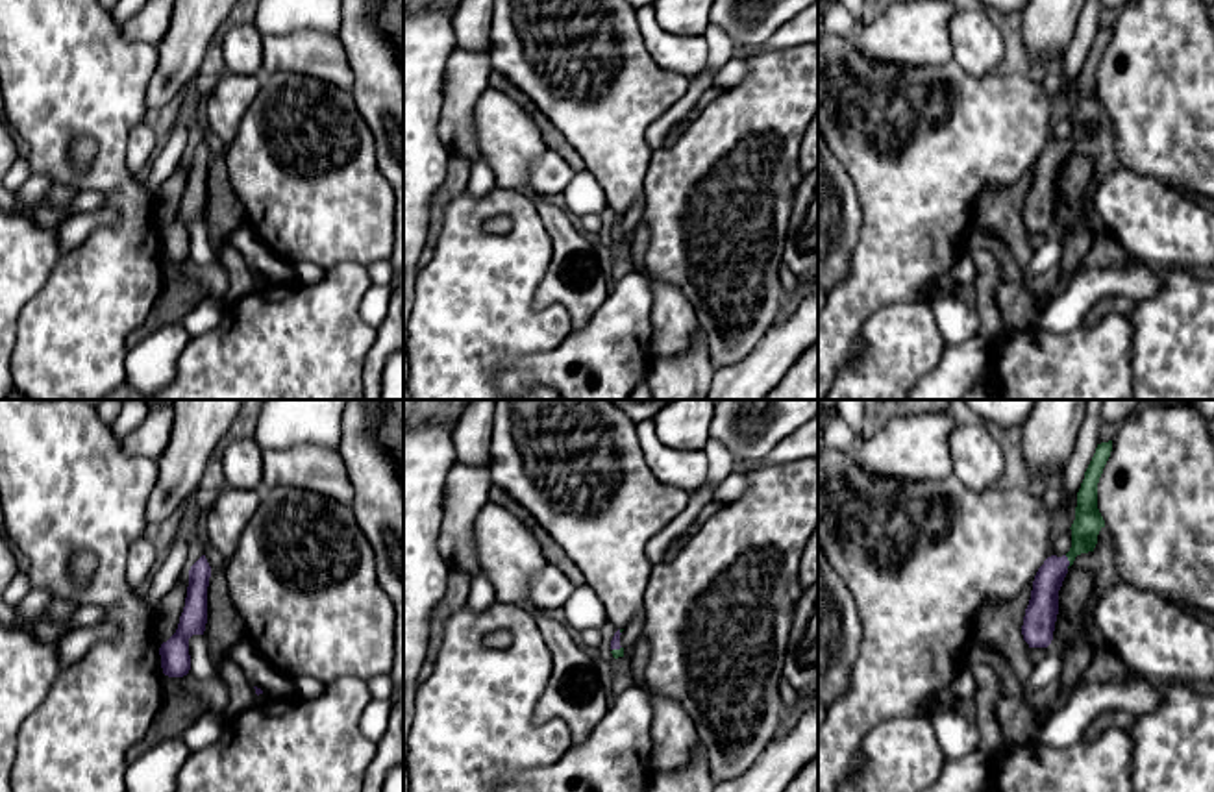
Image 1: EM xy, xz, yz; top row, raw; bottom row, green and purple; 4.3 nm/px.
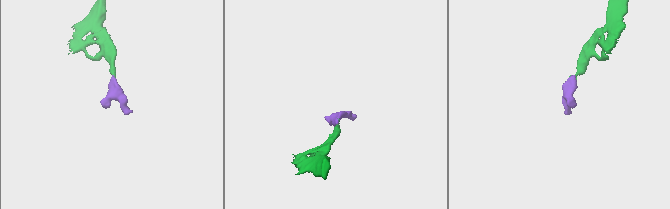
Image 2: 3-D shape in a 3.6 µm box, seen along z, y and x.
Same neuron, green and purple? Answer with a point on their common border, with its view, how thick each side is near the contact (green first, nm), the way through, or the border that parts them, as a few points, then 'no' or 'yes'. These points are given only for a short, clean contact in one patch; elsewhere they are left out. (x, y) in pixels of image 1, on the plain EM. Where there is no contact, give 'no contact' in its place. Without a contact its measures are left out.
meets green in yz at (1068, 145); 120 nm thick on the green side, 140 nm on the other; runs through yz (1089, 106), (1083, 126), (1068, 145), (1048, 165), (1042, 195); yes

